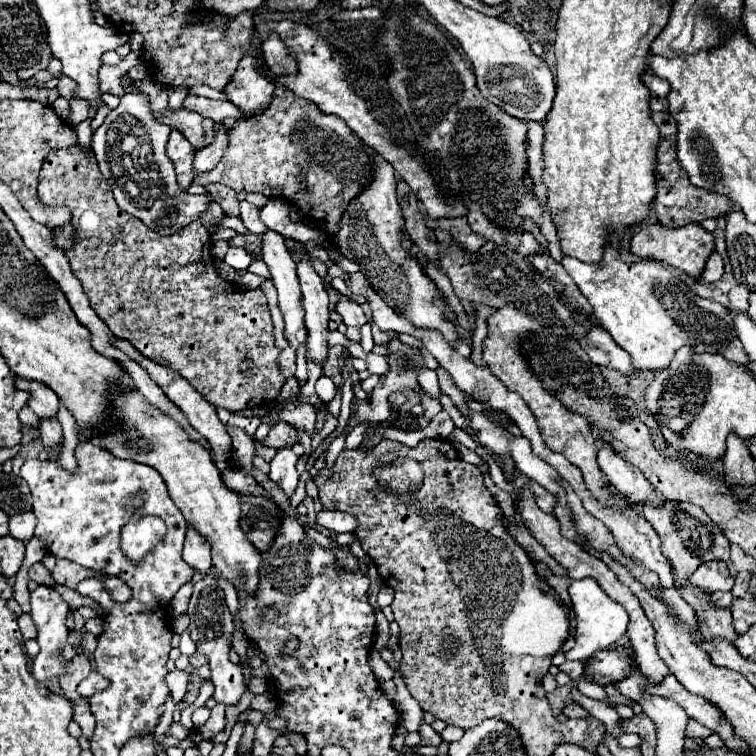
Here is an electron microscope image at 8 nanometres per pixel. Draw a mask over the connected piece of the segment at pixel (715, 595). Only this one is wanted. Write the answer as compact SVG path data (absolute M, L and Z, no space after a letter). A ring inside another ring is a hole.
M712 592L710 594L710 604L718 606L718 608L730 608L732 594L730 592Z

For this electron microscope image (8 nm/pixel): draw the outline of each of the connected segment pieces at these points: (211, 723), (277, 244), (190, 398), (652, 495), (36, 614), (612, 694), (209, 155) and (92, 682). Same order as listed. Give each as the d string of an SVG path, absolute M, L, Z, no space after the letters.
M216 704L214 708L212 708L212 716L208 718L208 722L200 728L200 734L203 739L206 741L212 741L212 739L224 730L224 704Z
M266 230L264 234L260 234L262 238L262 260L268 264L270 268L270 274L272 274L272 282L278 290L278 306L284 314L284 324L286 324L286 330L284 330L284 336L290 340L292 348L296 348L300 342L306 342L306 326L304 326L304 308L302 308L302 294L300 294L300 288L298 288L298 278L296 278L296 264L290 256L290 250L286 248L286 240L282 234L274 232L274 230Z
M112 338L110 344L112 344L114 348L118 348L120 352L124 352L126 356L134 358L134 362L138 362L140 366L144 366L144 370L148 372L148 376L150 376L150 378L162 388L162 392L184 412L184 416L188 418L188 422L210 442L210 446L212 446L212 450L216 450L216 454L220 454L220 450L232 450L230 436L228 436L228 432L226 432L226 426L218 420L216 408L214 408L212 404L208 404L208 402L188 384L188 380L184 380L184 378L182 378L180 374L176 374L174 370L170 370L170 368L166 368L166 366L160 366L160 364L152 362L150 358L146 358L144 354L140 354L130 342L126 342L126 340L122 340L122 338Z
M600 432L598 466L608 478L608 482L620 494L624 494L630 502L634 504L660 504L662 502L658 492L646 480L646 476L628 460L624 460L608 440L604 440L604 432Z
M38 586L32 592L30 616L32 616L32 620L38 628L38 638L36 640L40 644L40 652L38 652L38 656L34 658L34 664L32 664L32 676L34 676L36 682L40 682L44 686L48 686L54 678L60 678L70 666L70 660L64 660L64 656L62 656L62 650L66 646L66 638L68 638L68 628L66 628L68 612L70 612L70 606L50 586Z
M608 686L608 688L606 688L606 694L608 694L608 702L610 702L612 706L616 706L616 704L624 704L624 706L632 706L632 704L634 704L634 702L632 702L630 698L622 696L622 694L618 692L618 688L616 688L616 686Z
M220 124L214 142L196 152L196 160L194 160L196 172L212 170L216 166L216 162L220 162L222 154L226 152L226 146L228 146L228 128L224 124Z
M92 672L86 680L82 680L82 682L78 684L78 692L80 692L84 698L90 698L92 694L96 694L98 690L104 690L104 688L108 688L108 686L110 686L110 680L108 680L108 678L100 676L98 672Z

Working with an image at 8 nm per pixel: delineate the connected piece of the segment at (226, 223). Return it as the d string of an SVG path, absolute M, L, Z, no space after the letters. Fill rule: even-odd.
M226 216L226 218L220 222L220 226L224 226L224 228L234 228L234 230L236 230L238 234L242 234L242 236L248 232L240 216Z

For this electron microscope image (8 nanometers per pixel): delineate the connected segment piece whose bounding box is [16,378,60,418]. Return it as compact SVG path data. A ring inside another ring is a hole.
M18 378L16 384L18 384L16 388L22 388L22 390L28 390L30 392L28 408L38 418L56 418L60 400L56 398L56 394L50 388L42 386L40 382L28 382L28 380L20 380L20 378Z

